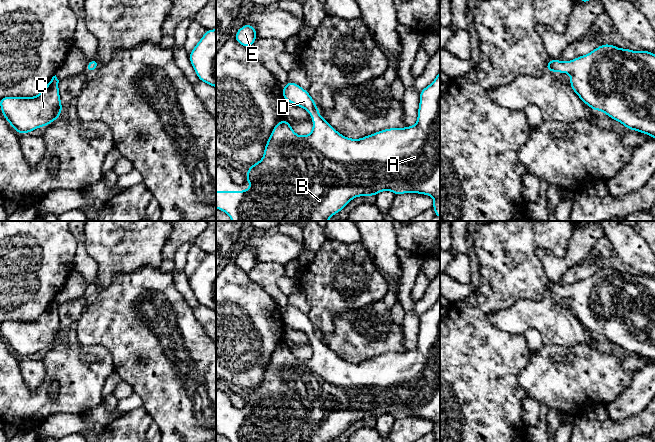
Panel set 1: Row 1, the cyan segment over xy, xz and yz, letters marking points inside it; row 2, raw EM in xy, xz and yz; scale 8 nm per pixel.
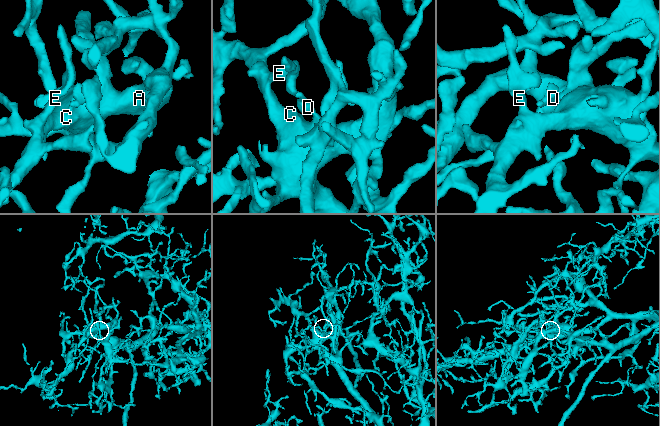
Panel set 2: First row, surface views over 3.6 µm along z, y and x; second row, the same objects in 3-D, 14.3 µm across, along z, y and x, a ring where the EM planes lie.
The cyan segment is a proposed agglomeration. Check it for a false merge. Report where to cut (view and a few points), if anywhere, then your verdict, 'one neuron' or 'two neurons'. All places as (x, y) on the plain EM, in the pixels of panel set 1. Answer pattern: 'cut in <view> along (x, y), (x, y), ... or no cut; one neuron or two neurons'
no cut; one neuron

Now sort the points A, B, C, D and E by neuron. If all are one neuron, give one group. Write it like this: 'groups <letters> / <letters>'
groups A B C D E

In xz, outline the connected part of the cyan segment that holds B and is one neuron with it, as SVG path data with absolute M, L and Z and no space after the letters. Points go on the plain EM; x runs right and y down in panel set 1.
M440 295L419 319L418 341L414 350L387 352L360 363L351 363L341 359L321 341L307 314L288 304L282 313L284 325L307 334L312 341L312 356L299 360L288 345L281 343L271 356L263 382L248 391L246 406L252 411L244 415L216 415L216 432L230 442L330 442L355 421L376 420L379 416L389 414L395 420L409 416L432 420L432 433L436 441L440 442Z

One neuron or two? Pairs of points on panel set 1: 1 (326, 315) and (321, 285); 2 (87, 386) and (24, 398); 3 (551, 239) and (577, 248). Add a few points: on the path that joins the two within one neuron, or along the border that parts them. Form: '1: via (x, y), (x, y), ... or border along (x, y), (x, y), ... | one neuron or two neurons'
1: via (325, 308), (325, 292) | one neuron
2: via (71, 398), (57, 406), (40, 404) | one neuron
3: border along (573, 231), (561, 257), (543, 250) | two neurons

